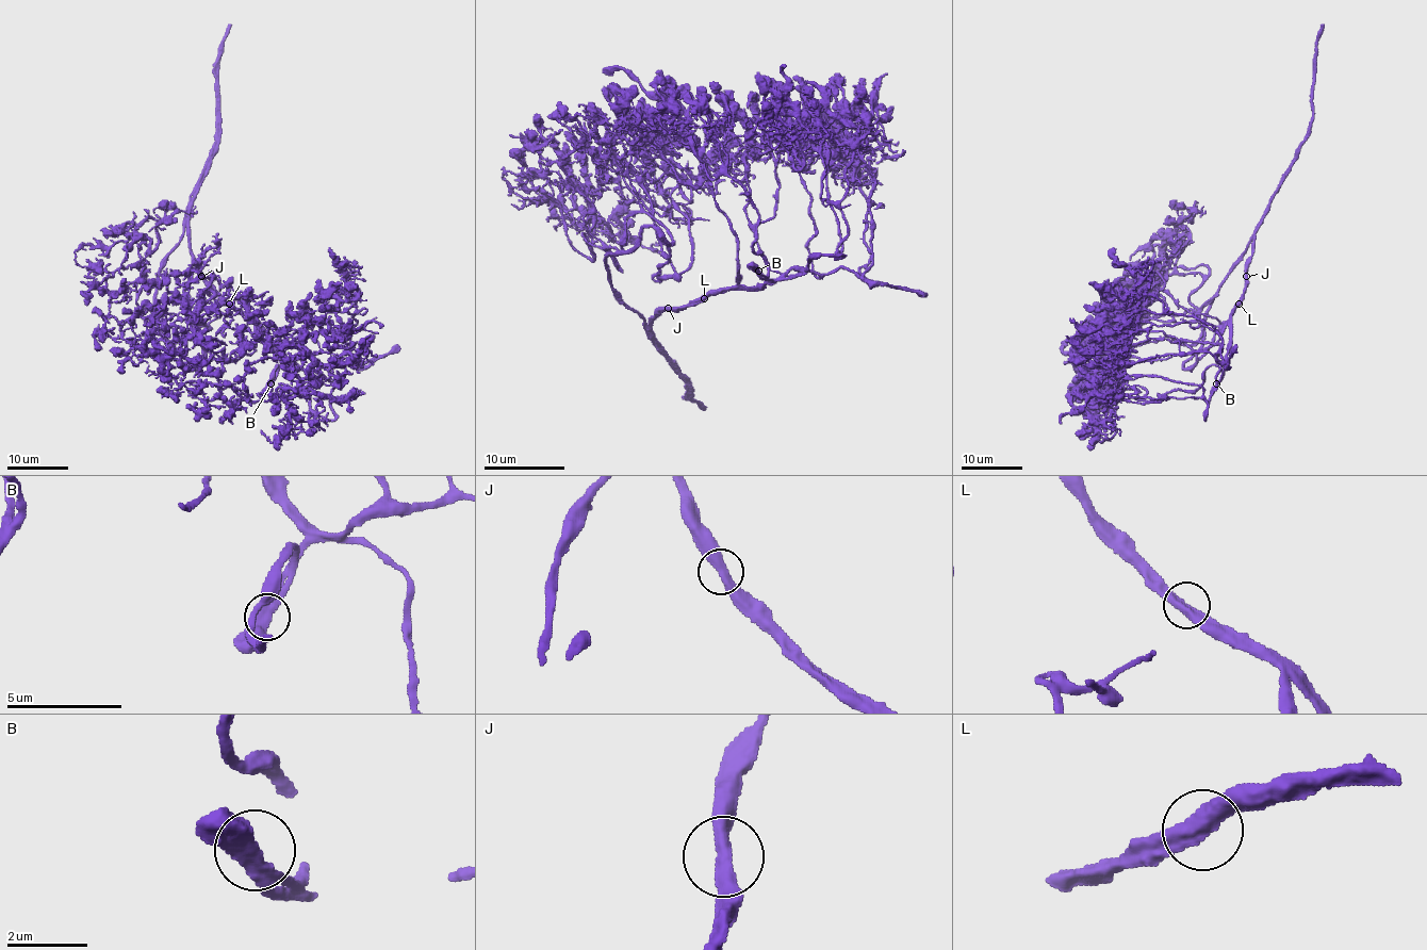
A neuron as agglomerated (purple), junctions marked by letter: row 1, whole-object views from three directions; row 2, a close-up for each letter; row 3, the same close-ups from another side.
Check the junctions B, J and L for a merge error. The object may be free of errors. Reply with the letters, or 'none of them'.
none of them

